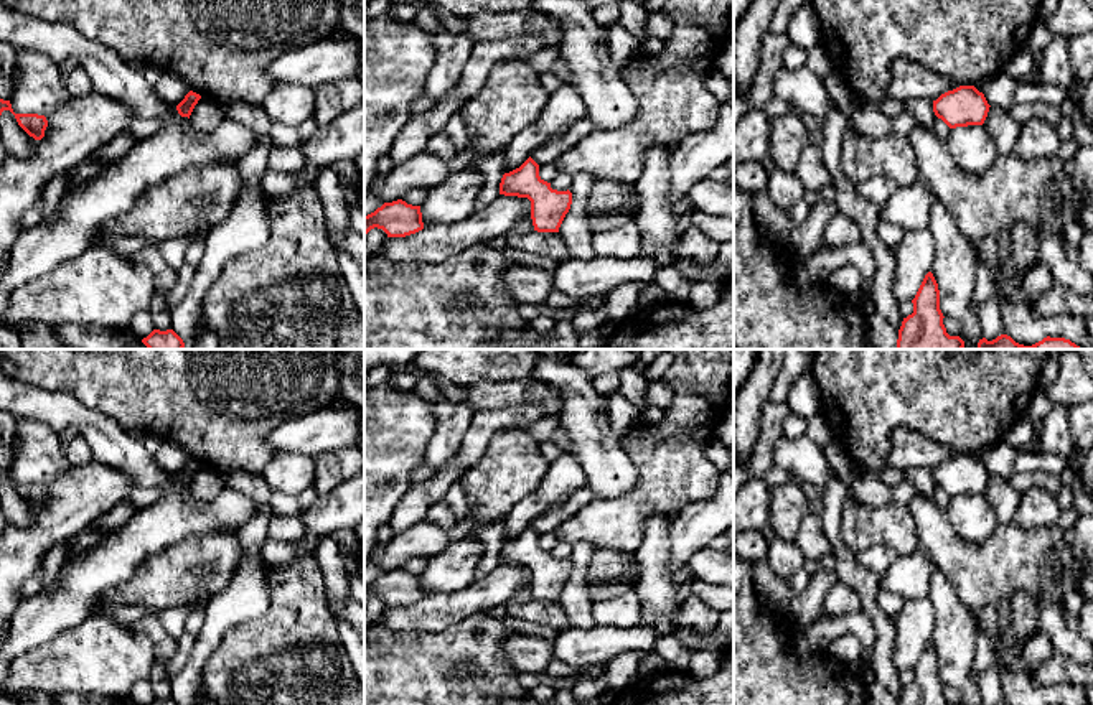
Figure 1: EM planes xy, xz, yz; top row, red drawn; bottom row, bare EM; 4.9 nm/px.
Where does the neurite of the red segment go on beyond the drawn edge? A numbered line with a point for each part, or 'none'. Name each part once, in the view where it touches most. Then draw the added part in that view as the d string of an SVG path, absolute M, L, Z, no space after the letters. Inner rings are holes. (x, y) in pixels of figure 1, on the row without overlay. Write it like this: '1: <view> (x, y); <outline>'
none

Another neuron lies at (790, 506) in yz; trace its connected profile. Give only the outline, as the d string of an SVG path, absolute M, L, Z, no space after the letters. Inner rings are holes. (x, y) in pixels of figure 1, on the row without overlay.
M786 483L770 488L772 507L770 525L776 537L795 540L801 521L811 512L809 499L805 496L800 484Z

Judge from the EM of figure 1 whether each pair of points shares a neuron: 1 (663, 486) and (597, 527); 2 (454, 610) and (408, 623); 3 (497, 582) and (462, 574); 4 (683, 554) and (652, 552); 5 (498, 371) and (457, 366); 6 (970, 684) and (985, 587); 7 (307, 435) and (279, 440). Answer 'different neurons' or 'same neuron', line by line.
1: same neuron
2: same neuron
3: different neurons
4: different neurons
5: same neuron
6: different neurons
7: same neuron

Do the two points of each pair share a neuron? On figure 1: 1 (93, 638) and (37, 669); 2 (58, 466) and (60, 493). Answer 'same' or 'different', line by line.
1: same
2: different

